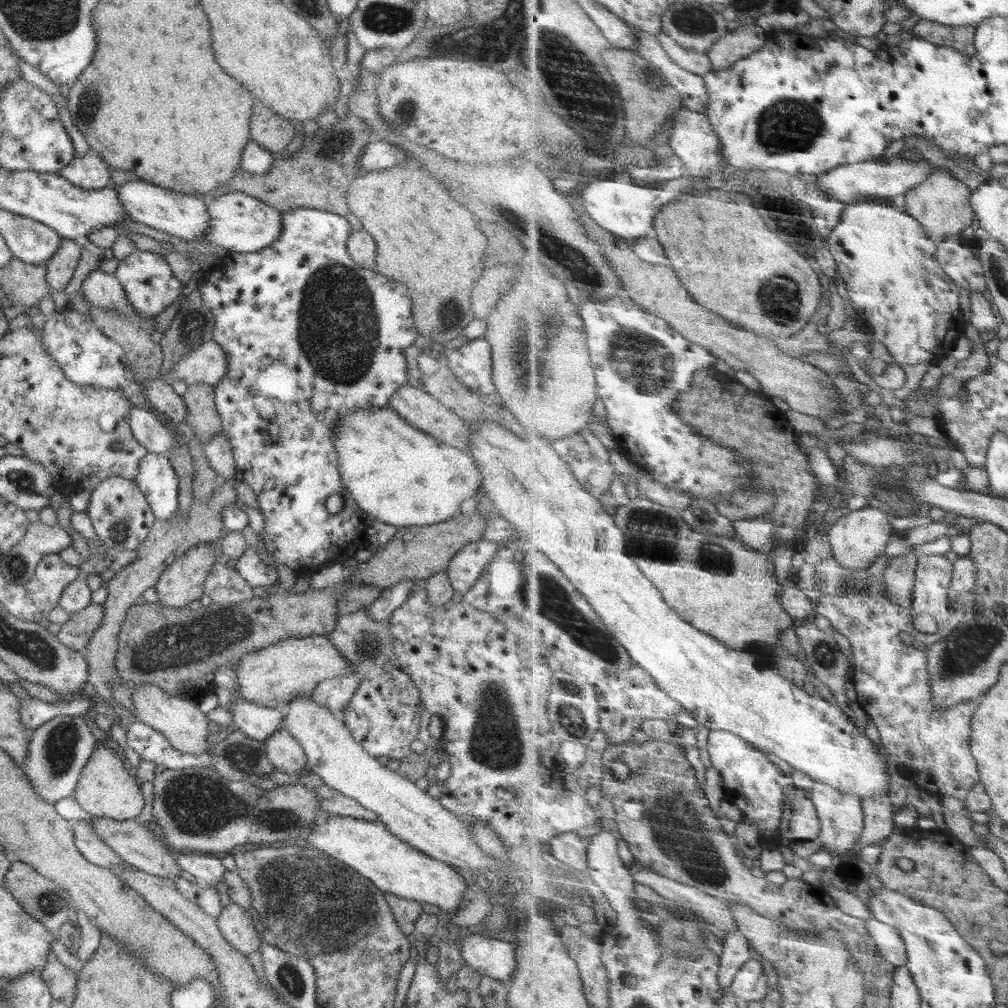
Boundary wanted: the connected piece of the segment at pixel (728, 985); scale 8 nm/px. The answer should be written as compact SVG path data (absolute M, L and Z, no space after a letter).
M730 931L721 935L724 948L720 982L722 982L722 989L728 994L732 992L740 970L754 958L754 952L752 952L752 941L742 931Z

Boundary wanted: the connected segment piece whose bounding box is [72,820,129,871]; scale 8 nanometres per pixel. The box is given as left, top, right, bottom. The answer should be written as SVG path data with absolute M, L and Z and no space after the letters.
M78 820L72 823L74 831L74 843L80 849L82 856L101 868L112 871L119 867L124 871L129 865L123 861L107 844L104 844L94 830L90 828L88 821Z

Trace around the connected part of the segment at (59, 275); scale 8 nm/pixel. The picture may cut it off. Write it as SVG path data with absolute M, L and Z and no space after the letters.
M63 240L60 249L46 264L46 282L48 282L52 291L65 290L78 266L80 254L80 250L74 241Z

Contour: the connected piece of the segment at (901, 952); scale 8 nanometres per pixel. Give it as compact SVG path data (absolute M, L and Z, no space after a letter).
M878 918L870 919L868 924L871 935L877 940L885 957L898 967L906 966L909 960L908 949L900 929Z

